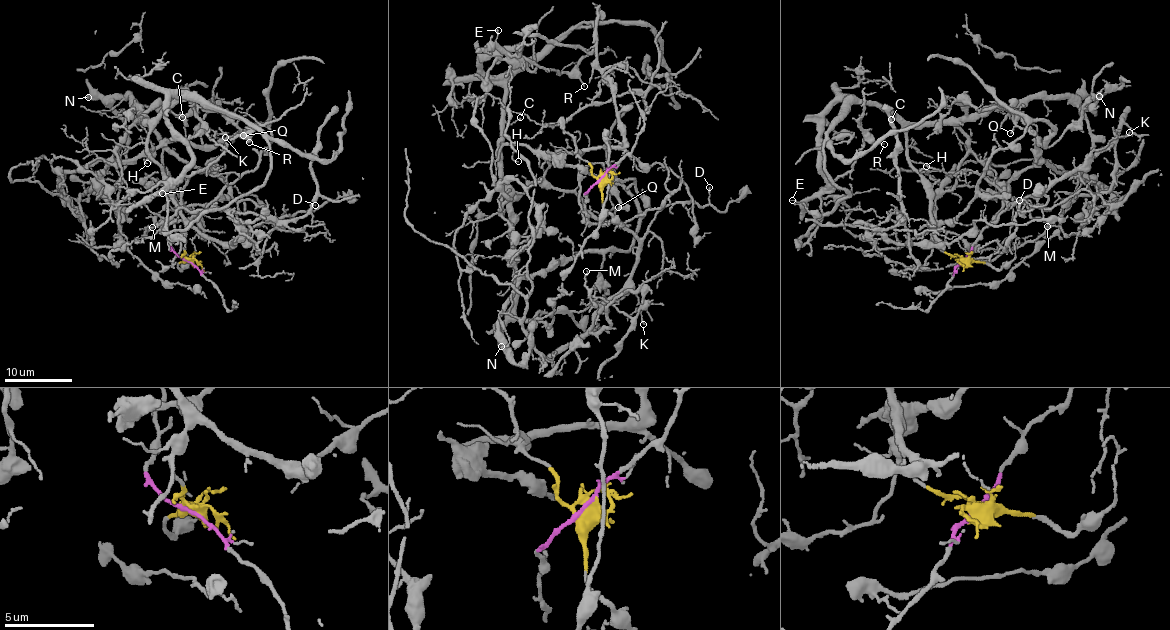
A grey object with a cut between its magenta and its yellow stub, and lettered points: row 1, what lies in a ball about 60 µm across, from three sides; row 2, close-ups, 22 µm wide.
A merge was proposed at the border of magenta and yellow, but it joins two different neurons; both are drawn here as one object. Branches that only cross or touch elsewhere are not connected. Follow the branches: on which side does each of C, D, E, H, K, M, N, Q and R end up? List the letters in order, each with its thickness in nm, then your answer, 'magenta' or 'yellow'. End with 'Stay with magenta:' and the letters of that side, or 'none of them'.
C: calibre 110 nm; yellow
D: calibre 130 nm; magenta
E: calibre 100 nm; yellow
H: calibre 100 nm; yellow
K: calibre 120 nm; magenta
M: calibre 120 nm; magenta
N: calibre 400 nm; yellow
Q: calibre 110 nm; yellow
R: calibre 100 nm; yellow
Stay with magenta: D, K, M

